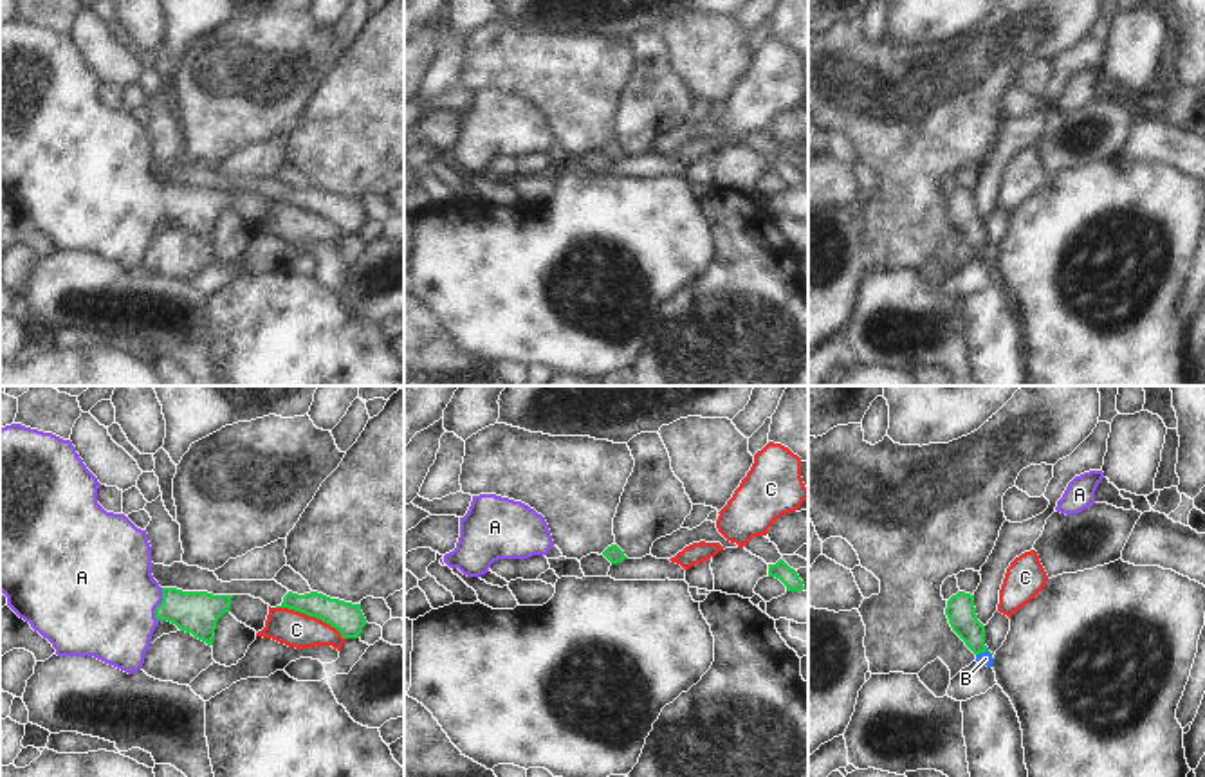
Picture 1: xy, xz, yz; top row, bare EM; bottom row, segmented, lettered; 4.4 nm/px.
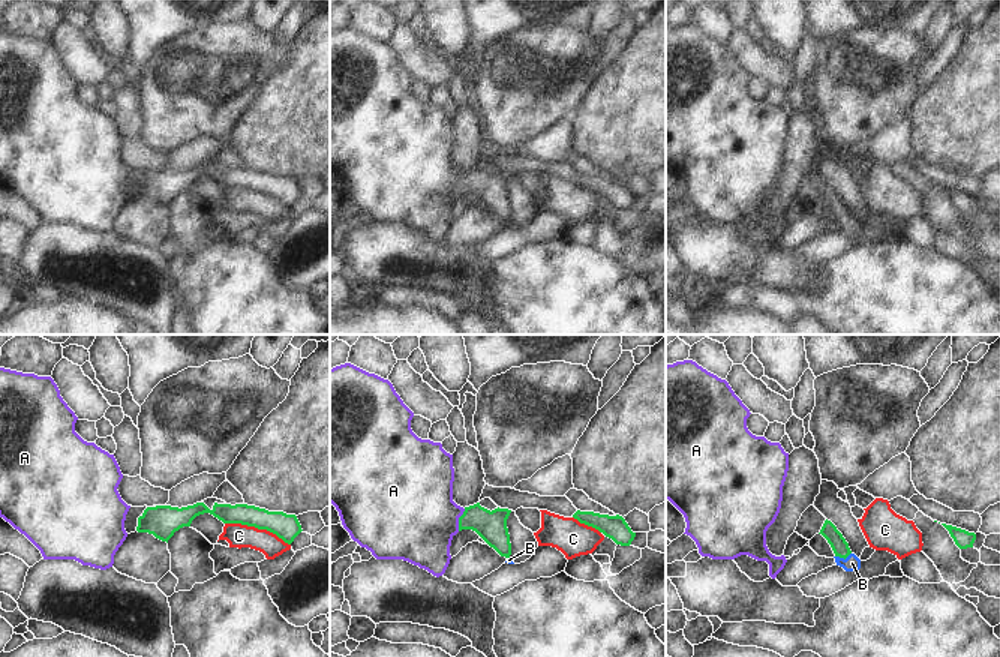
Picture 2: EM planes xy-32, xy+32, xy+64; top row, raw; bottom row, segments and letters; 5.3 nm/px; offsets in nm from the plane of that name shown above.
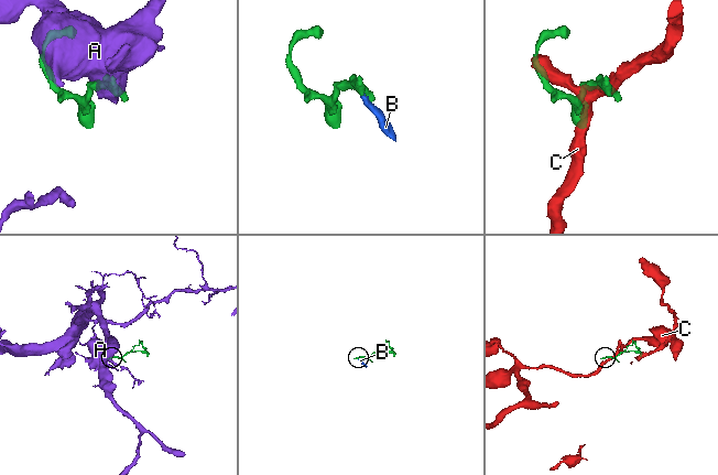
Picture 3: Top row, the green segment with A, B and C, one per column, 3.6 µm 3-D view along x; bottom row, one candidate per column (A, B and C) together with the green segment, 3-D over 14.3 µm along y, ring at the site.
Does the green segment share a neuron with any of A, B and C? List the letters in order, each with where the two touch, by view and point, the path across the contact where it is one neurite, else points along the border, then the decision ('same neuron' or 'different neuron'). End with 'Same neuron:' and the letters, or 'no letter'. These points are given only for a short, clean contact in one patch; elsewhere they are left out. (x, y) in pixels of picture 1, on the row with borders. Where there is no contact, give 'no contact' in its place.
A: xy (159, 604) | across xy (193, 612), (174, 604), (159, 604), (103, 599) | same neuron
B: yz (984, 651) | across yz (960, 610), (975, 642), (984, 651), (985, 658) | same neuron
C: xy (311, 615) | different neuron
Same neuron: A, B

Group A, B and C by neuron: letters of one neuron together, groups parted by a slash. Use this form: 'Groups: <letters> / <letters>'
Groups: A B / C

